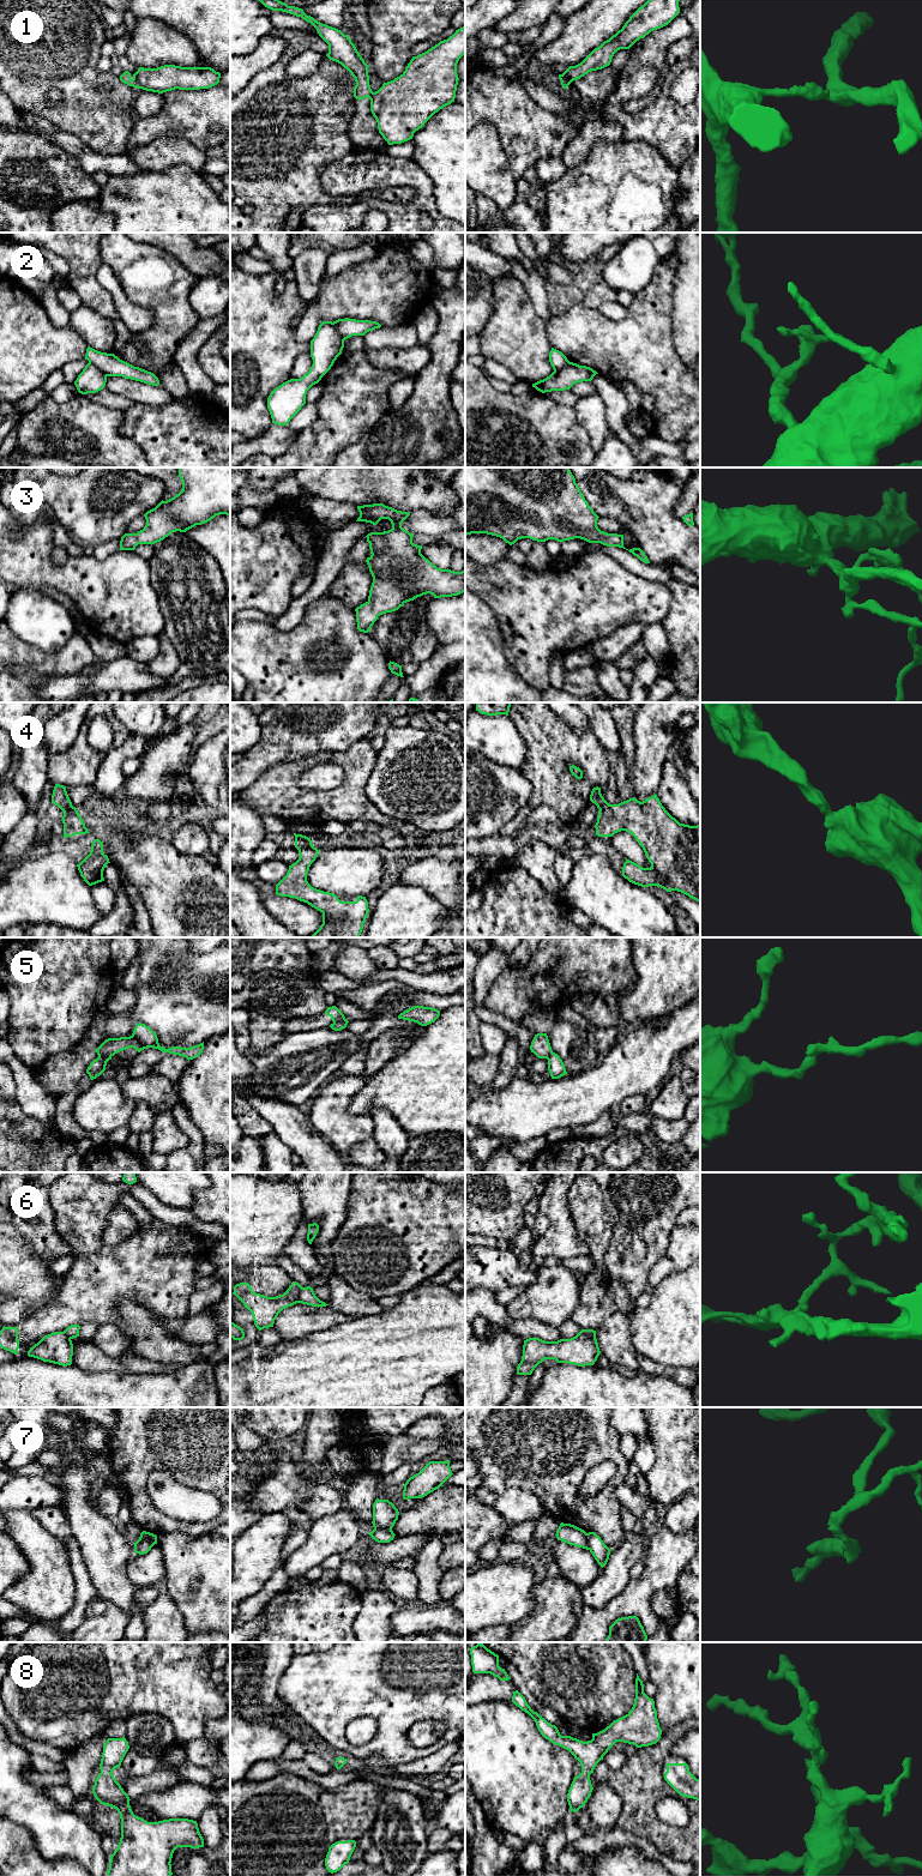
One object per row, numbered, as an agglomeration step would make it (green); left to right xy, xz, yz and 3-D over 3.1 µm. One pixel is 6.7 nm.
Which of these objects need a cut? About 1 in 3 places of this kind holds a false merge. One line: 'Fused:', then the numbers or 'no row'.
Fused: 1, 2, 5, 6, 7

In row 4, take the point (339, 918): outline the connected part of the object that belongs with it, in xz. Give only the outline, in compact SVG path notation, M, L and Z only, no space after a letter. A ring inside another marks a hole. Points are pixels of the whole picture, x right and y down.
M294 836L300 857L276 885L276 894L307 903L323 913L323 924L309 937L360 937L369 911L366 897L357 895L356 901L341 901L336 894L312 887L307 874L320 850L313 846L308 837Z

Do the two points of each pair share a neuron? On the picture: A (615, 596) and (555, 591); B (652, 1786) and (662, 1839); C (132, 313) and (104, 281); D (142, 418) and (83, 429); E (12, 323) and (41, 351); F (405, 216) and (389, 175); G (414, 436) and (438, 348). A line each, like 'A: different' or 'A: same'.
A: same
B: same
C: same
D: different
E: same
F: same
G: same

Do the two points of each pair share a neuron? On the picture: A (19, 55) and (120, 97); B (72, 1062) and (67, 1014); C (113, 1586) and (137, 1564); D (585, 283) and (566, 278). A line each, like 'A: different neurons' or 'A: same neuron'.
A: same neuron
B: different neurons
C: different neurons
D: different neurons

